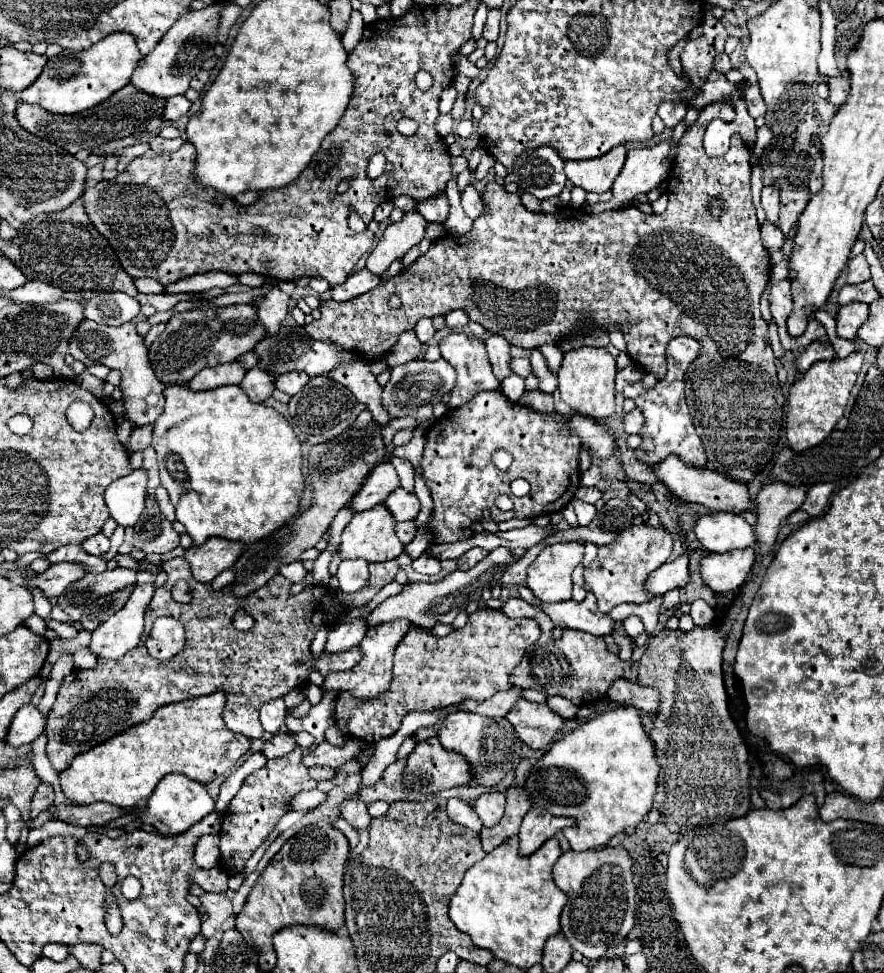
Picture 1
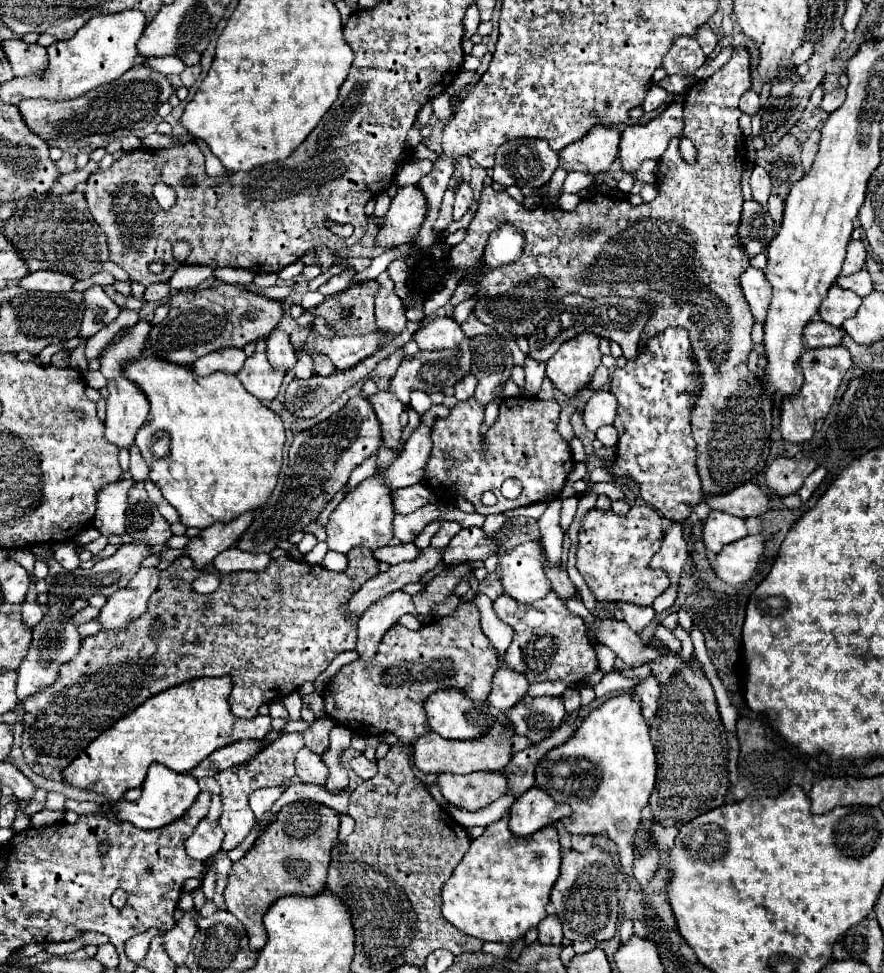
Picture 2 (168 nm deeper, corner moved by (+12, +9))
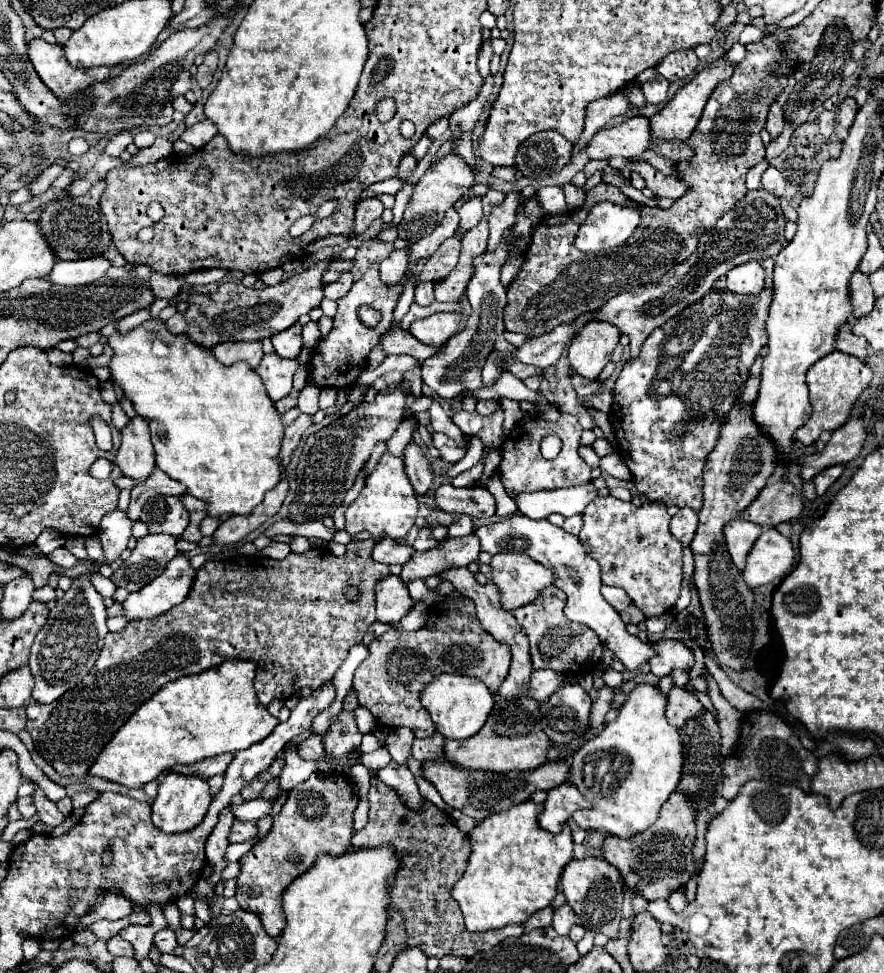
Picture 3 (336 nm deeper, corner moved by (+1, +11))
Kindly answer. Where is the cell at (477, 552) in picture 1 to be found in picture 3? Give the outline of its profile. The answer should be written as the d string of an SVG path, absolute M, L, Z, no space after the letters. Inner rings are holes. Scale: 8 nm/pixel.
M513 515L509 519L483 525L475 531L475 535L481 541L481 551L487 551L491 555L497 553L525 553L533 561L539 561L547 569L553 571L555 585L567 593L567 605L565 605L565 615L581 625L587 625L597 633L597 637L603 641L605 647L609 647L617 659L625 665L629 671L637 671L641 665L645 665L651 657L655 657L655 651L651 643L641 641L635 635L629 635L625 631L625 623L621 621L619 613L603 599L599 593L601 589L601 573L599 573L599 563L589 557L581 545L581 541L567 533L561 527L551 525L547 519L535 521L525 515Z

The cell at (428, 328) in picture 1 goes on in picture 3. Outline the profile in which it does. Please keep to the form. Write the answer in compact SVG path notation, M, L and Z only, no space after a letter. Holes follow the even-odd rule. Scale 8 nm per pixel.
M419 283L415 289L415 303L417 305L431 305L433 303L433 283Z

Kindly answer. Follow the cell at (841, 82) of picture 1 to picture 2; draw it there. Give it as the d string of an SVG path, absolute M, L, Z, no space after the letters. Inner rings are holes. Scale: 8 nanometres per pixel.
M836 87L836 89L824 93L824 99L822 99L820 107L822 107L824 111L832 113L832 111L836 111L836 109L844 103L844 99L846 99L846 91L844 91L844 87Z

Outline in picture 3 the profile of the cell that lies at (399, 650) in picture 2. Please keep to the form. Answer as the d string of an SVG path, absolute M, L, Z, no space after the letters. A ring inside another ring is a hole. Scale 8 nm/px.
M453 613L453 617L437 617L435 621L429 621L419 633L403 633L403 631L387 631L381 637L377 637L369 645L369 657L357 667L353 677L353 689L359 693L359 705L369 709L379 725L395 729L395 727L407 727L415 733L415 737L429 737L435 733L435 725L431 717L425 713L419 697L421 689L431 683L433 677L439 673L457 673L467 675L483 681L491 693L499 691L499 685L507 677L511 665L511 649L509 645L503 645L501 641L495 641L479 623L477 617L467 617L459 613Z

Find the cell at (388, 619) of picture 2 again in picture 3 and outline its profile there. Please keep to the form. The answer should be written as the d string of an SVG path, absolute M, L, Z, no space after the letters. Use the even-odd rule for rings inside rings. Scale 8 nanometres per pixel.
M387 575L379 585L375 585L375 601L377 601L377 621L391 623L399 621L413 607L413 599L397 575Z

